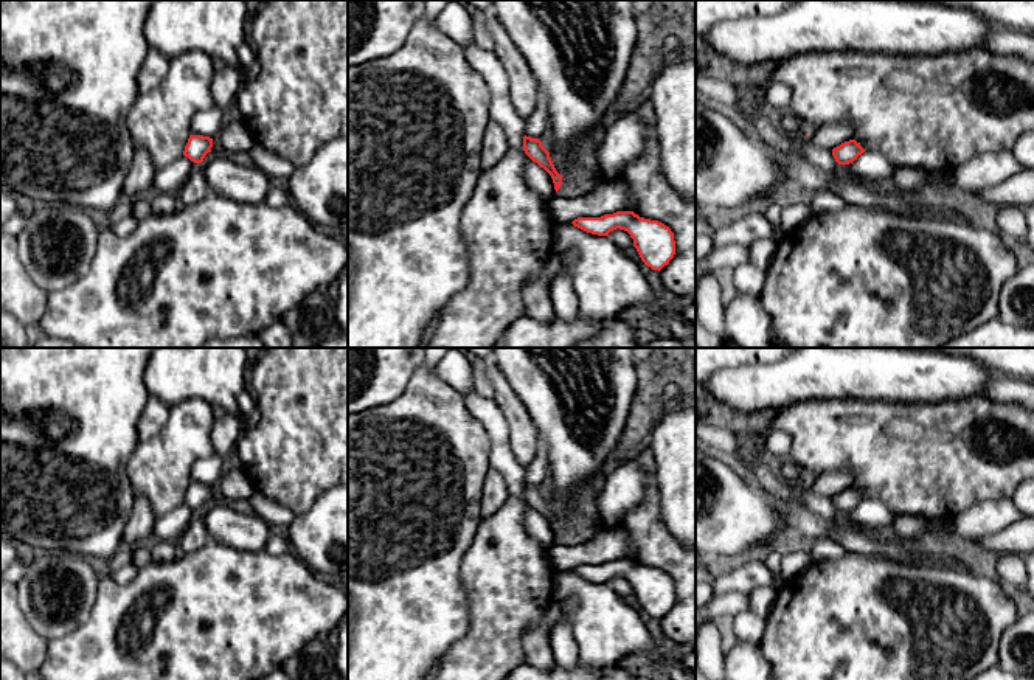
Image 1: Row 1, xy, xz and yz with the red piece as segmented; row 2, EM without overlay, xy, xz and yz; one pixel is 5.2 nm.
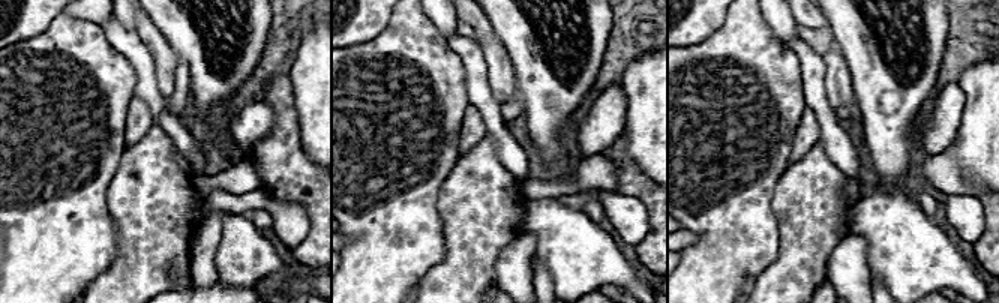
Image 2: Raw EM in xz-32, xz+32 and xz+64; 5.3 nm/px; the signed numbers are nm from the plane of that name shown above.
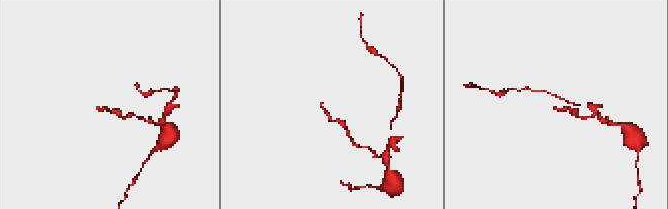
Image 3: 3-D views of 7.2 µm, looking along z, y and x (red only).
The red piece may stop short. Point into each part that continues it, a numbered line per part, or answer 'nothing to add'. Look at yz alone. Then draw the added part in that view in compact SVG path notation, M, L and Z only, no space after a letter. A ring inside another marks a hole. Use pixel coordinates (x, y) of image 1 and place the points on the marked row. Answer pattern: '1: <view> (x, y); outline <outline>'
nothing to add

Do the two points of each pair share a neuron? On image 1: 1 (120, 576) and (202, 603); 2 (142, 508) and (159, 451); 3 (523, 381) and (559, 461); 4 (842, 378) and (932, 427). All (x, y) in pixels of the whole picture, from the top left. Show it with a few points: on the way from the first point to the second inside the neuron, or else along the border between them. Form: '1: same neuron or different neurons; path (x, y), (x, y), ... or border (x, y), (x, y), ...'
1: different neurons; border (138, 570), (123, 584), (117, 584), (107, 575)
2: different neurons; border (135, 494), (142, 494), (146, 499), (157, 517)
3: same neuron; path (544, 401), (558, 415), (559, 441)
4: different neurons; border (850, 398), (888, 402), (922, 401)

